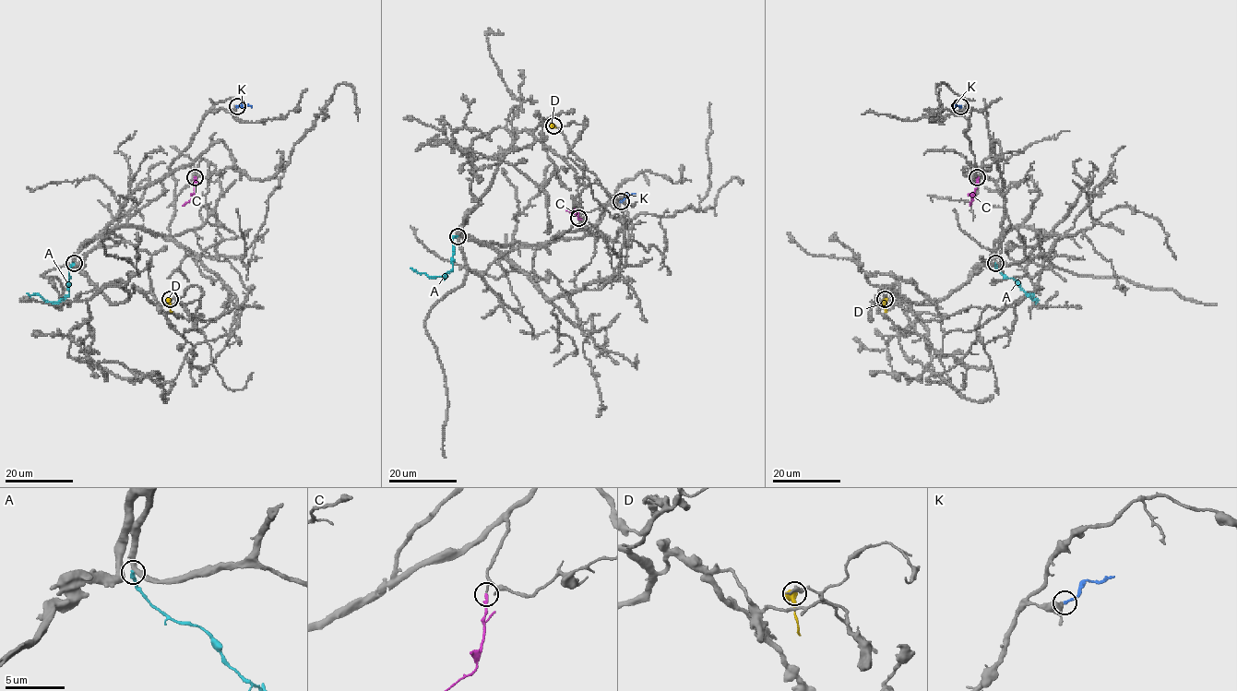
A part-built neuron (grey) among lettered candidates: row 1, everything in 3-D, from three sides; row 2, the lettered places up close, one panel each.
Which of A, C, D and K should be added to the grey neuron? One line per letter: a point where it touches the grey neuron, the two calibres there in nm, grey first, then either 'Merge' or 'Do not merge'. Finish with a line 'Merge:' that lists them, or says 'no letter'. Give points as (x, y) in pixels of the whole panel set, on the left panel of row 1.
A: Touches grey at (74, 263). Thickness 400 nm (grey) against 340 nm. Do not merge
C: Touches grey at (195, 177). Thickness 150 nm (grey) against 220 nm. Merge
D: Touches grey at (170, 299). Thickness 420 nm (grey) against 600 nm. Do not merge
K: Touches grey at (237, 106). Thickness 480 nm (grey) against 240 nm. Do not merge
Merge: C

